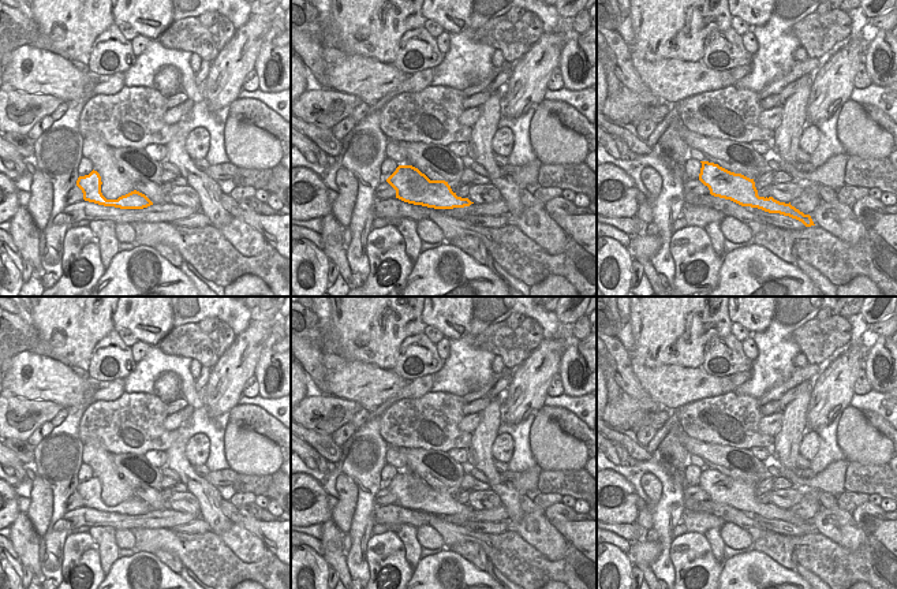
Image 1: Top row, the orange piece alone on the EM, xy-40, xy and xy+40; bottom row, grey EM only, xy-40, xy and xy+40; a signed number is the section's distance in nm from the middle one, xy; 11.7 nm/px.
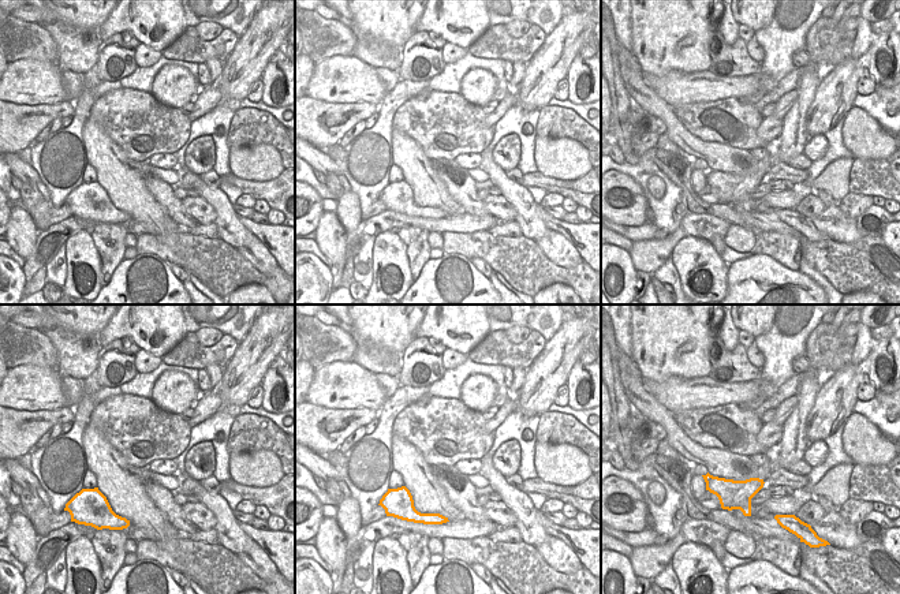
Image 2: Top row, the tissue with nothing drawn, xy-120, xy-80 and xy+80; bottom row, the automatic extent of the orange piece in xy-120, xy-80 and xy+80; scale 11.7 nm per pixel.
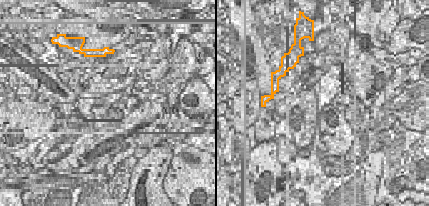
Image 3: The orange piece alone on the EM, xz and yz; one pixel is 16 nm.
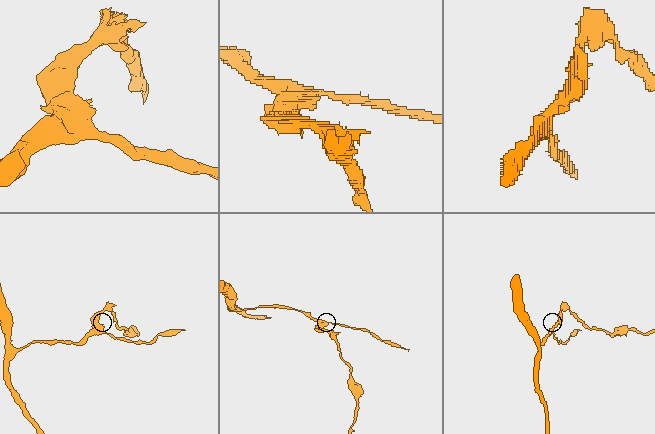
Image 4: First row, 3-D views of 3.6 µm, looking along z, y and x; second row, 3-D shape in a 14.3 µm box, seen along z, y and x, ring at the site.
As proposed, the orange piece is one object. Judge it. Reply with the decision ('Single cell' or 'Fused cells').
Fused cells.

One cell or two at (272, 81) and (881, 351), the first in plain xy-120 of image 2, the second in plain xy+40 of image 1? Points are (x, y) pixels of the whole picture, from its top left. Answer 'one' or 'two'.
one

